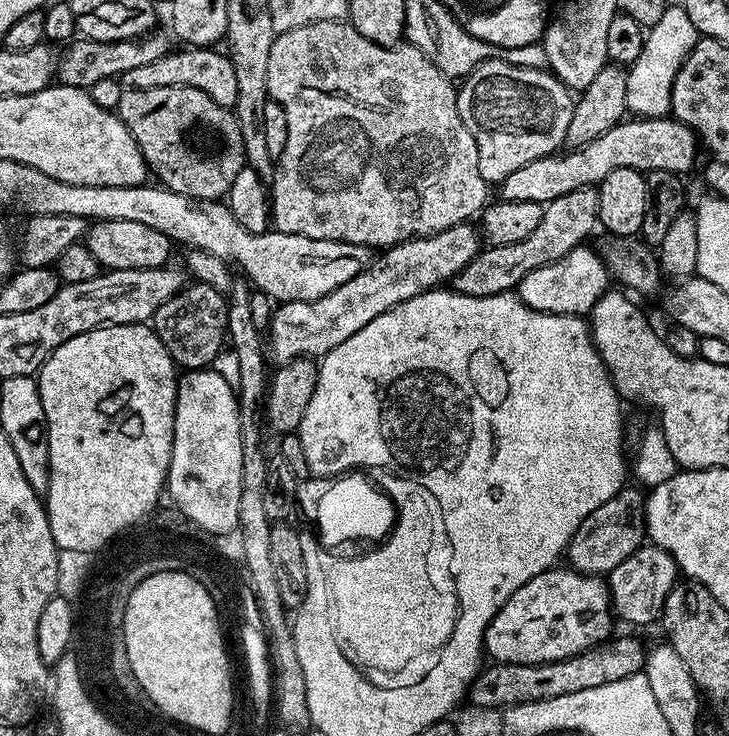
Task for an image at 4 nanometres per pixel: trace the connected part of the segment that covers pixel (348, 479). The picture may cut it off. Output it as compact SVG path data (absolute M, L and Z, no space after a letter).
M355 468L341 469L329 484L332 485L321 494L316 504L315 525L326 554L368 554L374 544L386 542L386 528L390 524L390 490L382 475Z

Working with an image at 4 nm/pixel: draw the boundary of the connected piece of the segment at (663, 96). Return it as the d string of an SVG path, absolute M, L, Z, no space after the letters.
M671 5L663 14L662 23L656 23L647 31L641 54L628 68L626 102L628 112L637 117L660 117L671 111L673 80L698 39L693 29L680 31L671 28L670 24L690 24L689 16L681 5Z

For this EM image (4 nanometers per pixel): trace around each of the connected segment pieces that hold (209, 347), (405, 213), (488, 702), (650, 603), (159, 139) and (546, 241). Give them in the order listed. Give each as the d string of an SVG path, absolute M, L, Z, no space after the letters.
M189 283L170 302L162 302L150 321L150 327L158 334L162 346L170 354L170 358L181 369L206 368L212 363L212 359L219 354L226 344L228 335L228 302L223 291L219 292L212 284Z
M344 20L310 22L308 25L298 26L297 29L286 30L277 35L274 46L270 46L266 86L269 97L278 102L282 110L286 110L286 150L282 150L278 157L270 181L271 223L275 231L319 240L361 244L369 250L383 250L391 248L394 244L401 244L403 240L415 240L417 236L433 236L434 233L455 224L471 221L483 212L489 203L490 184L484 179L482 170L478 170L478 146L474 142L474 134L466 130L466 122L462 122L458 114L457 85L413 44L401 42L387 48L370 42L370 38L362 38L362 34L358 34L358 30L354 30L352 25Z
M618 636L587 648L582 654L549 664L489 663L489 668L488 665L481 667L471 682L467 699L478 707L507 710L516 704L558 698L558 694L575 694L578 690L594 690L594 686L606 686L610 682L622 682L622 678L641 675L646 644L636 636Z
M641 546L626 562L606 577L608 595L612 598L612 610L628 624L652 624L664 614L664 603L670 590L678 583L678 569L671 554L655 546Z
M158 86L154 90L124 88L115 111L130 130L134 142L138 142L151 175L163 187L178 194L186 194L195 200L220 200L227 197L230 182L234 182L238 170L246 167L242 130L236 121L235 111L220 108L218 102L214 102L210 94L202 94L202 90L194 90L190 86Z
M595 187L582 190L570 190L570 194L562 194L562 198L554 198L544 205L542 222L522 242L510 242L510 246L481 247L472 261L450 281L453 292L461 292L474 298L486 298L503 292L511 293L519 289L522 278L530 274L530 270L538 270L538 266L546 266L550 262L558 262L570 250L581 247L592 231L597 231L600 223L598 214L598 191Z

